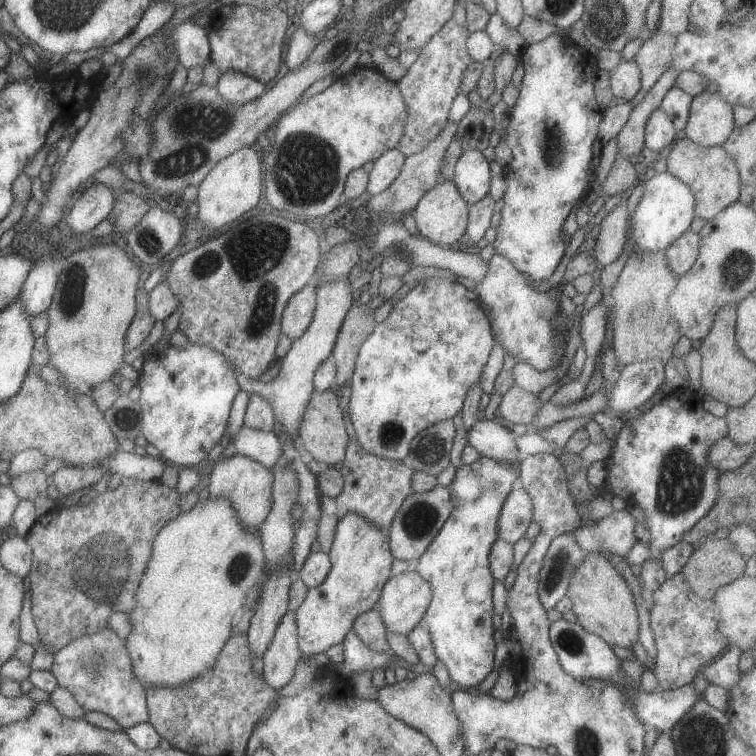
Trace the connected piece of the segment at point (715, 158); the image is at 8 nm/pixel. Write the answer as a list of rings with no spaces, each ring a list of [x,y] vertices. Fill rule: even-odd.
[[[686,137],[674,142],[667,153],[667,173],[678,178],[692,192],[696,202],[696,217],[705,221],[711,220],[739,200],[741,194],[739,169],[722,145],[702,147]]]

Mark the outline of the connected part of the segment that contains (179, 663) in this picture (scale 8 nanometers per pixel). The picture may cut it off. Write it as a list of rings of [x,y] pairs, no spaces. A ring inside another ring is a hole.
[[[208,497],[207,500],[198,502],[195,508],[187,512],[181,512],[177,518],[174,518],[174,521],[168,522],[154,540],[150,561],[140,582],[139,590],[135,595],[135,608],[130,613],[132,630],[130,630],[130,634],[125,639],[129,658],[131,659],[132,671],[139,684],[142,687],[148,687],[149,685],[152,687],[178,687],[199,678],[212,666],[215,666],[222,648],[232,636],[232,620],[238,610],[240,610],[243,598],[247,591],[257,584],[258,576],[263,572],[264,568],[265,555],[263,554],[259,530],[248,531],[244,529],[238,523],[236,512],[233,510],[230,502],[227,502],[225,499],[212,499]]]

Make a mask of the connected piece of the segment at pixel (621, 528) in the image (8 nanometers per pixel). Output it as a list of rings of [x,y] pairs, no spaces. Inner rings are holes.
[[[630,507],[622,511],[614,511],[611,516],[605,517],[596,523],[590,523],[579,527],[573,534],[578,545],[588,553],[599,553],[612,559],[626,557],[626,554],[633,548],[638,541],[635,534],[636,520],[632,517]]]

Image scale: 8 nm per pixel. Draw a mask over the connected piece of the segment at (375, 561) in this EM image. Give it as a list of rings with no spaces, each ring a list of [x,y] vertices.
[[[354,512],[340,519],[329,553],[330,573],[319,586],[308,588],[305,600],[295,613],[299,651],[309,655],[319,654],[334,645],[343,644],[348,632],[353,630],[356,618],[376,608],[382,588],[392,578],[391,567],[394,559],[388,535],[382,533],[375,525]]]

